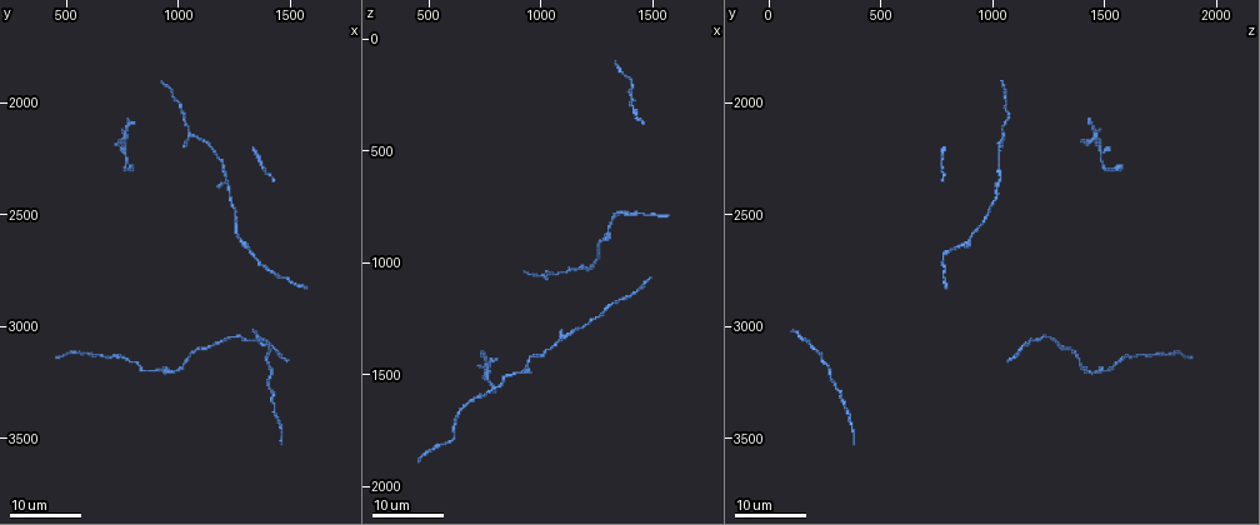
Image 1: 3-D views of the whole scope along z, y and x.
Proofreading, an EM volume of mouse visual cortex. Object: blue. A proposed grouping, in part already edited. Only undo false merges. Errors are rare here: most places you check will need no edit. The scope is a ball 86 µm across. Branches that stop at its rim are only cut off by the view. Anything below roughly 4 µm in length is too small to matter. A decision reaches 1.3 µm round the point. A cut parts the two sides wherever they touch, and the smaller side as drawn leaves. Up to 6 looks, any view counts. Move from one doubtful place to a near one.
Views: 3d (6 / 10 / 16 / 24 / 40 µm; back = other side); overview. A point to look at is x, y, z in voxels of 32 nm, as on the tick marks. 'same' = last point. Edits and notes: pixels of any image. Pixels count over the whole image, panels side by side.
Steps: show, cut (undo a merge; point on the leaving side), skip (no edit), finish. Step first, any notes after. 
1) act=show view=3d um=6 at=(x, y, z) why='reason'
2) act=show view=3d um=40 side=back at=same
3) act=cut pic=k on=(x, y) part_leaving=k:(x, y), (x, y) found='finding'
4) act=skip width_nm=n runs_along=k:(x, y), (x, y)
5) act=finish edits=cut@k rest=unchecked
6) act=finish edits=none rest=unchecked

act=show view=3d um=24 at=(1300, 2640, 840) why='thick turns thin'

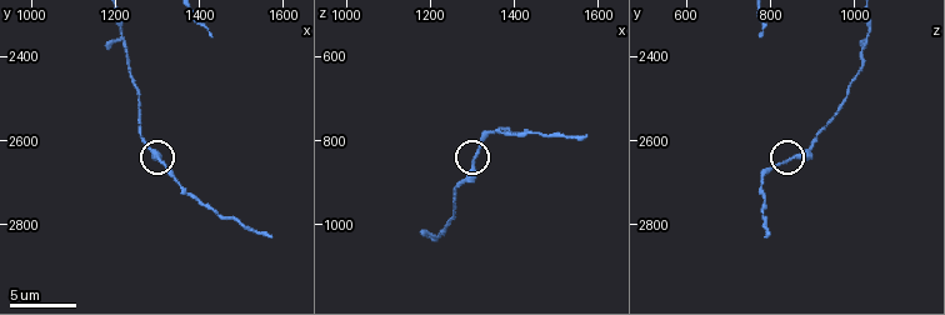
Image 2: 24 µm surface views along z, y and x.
act=show view=3d um=6 at=(1305, 2640, 845) why='closer look'

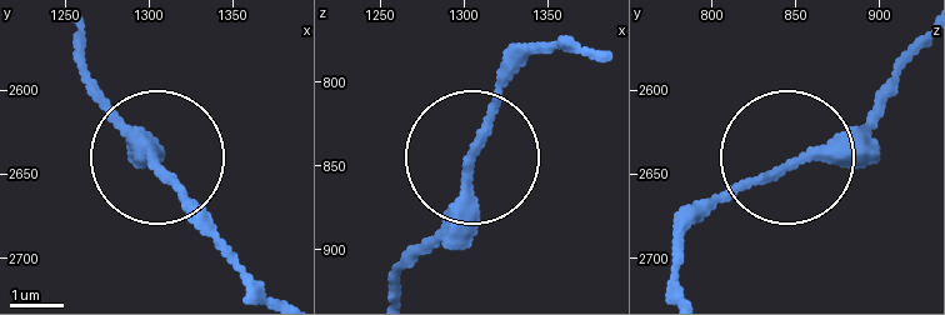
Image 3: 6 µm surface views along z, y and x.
act=skip runs_along=3:(683, 291), (691, 224), (785, 161), (825, 153), (889, 94) found='one neuron here'

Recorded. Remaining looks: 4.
act=show view=3d um=16 at=(950, 3210, 1430) why='a narrow waist'

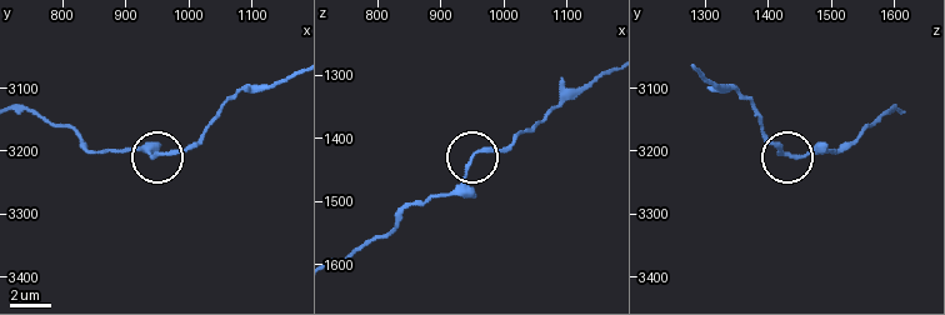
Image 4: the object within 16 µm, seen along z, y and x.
act=show view=3d um=10 at=(960, 3205, 1420)

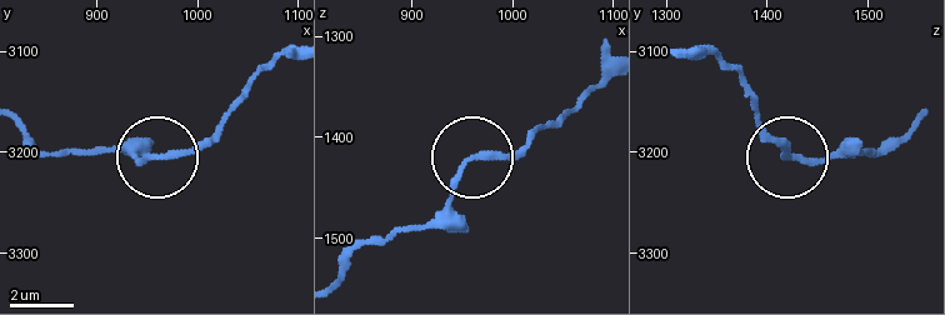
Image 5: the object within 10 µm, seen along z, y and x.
act=skip width_nm=170 runs_along=5:(608, 76), (561, 123), (470, 158), (424, 226) found='continuous, no second neuron'

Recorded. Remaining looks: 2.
act=show view=3d um=24 at=(1390, 3130, 240)

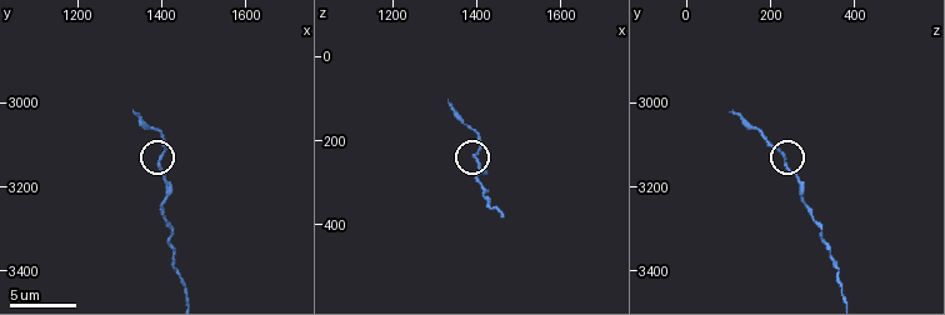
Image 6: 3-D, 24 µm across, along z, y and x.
act=show view=3d um=10 at=(1400, 3130, 230)

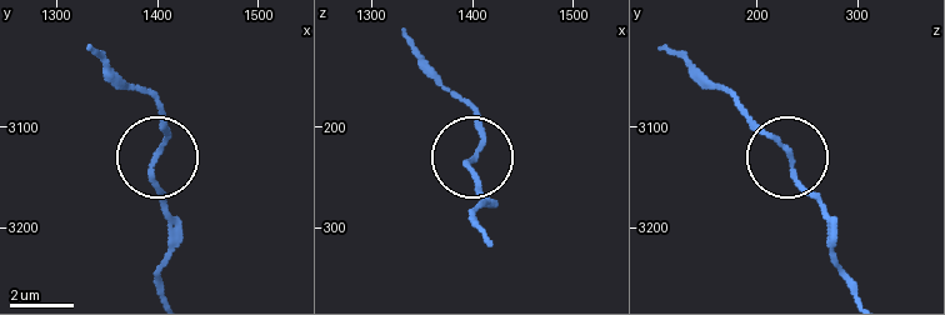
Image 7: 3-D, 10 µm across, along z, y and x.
act=skip found='one neuron here'

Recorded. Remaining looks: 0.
act=finish edits=none rest=unchecked

